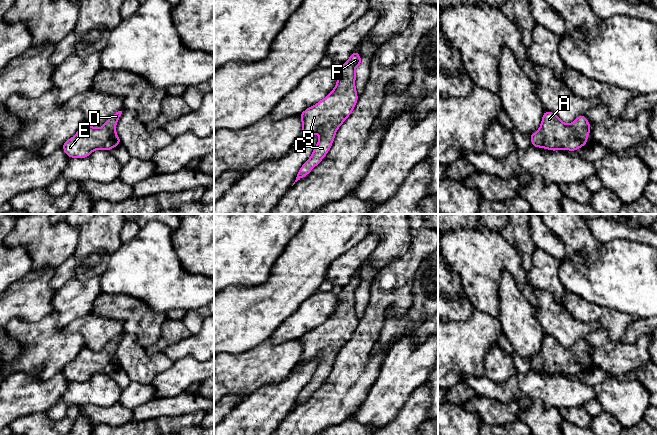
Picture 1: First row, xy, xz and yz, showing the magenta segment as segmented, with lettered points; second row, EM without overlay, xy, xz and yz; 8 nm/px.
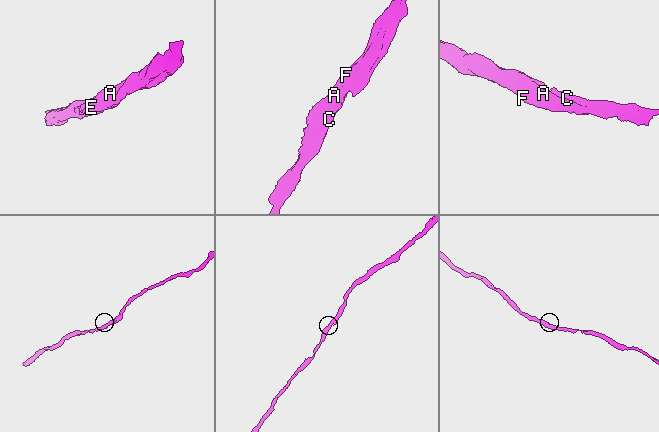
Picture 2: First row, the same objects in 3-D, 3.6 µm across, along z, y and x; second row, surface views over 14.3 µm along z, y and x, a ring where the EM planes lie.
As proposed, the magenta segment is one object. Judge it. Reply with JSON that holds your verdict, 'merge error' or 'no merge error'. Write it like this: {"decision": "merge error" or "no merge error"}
{"decision": "no merge error"}

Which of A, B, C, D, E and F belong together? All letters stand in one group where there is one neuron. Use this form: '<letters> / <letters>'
A B C D E F

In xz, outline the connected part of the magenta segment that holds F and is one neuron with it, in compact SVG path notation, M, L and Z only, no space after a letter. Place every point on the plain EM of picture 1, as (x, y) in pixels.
M358 274L354 275L337 295L338 302L334 313L324 323L299 339L303 350L300 362L310 362L318 356L319 365L310 382L299 393L293 409L324 383L338 352L352 337L358 325L355 293L361 288Z

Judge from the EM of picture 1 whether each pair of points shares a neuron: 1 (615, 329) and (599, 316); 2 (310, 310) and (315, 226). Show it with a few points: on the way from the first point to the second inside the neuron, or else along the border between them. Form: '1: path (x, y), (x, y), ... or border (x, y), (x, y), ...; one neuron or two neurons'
1: path (611, 325), (603, 317); one neuron
2: border (316, 291), (293, 311); two neurons

